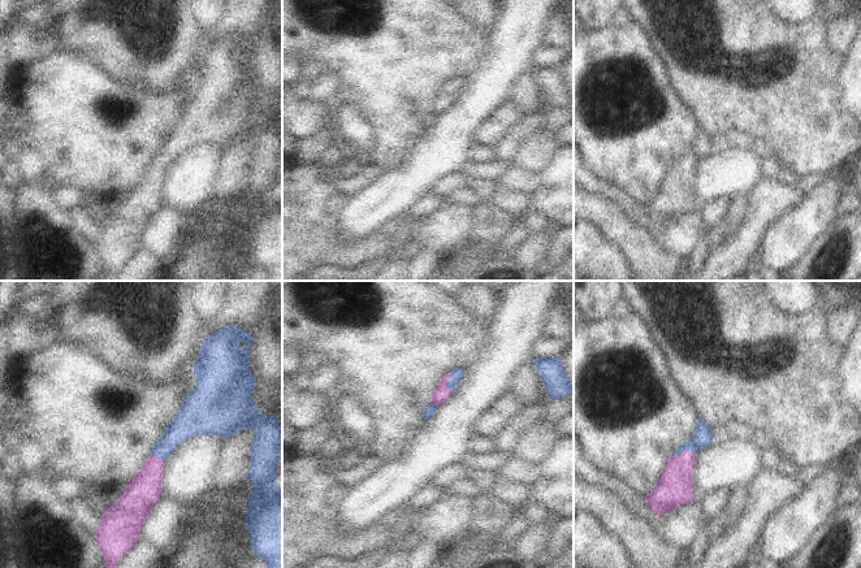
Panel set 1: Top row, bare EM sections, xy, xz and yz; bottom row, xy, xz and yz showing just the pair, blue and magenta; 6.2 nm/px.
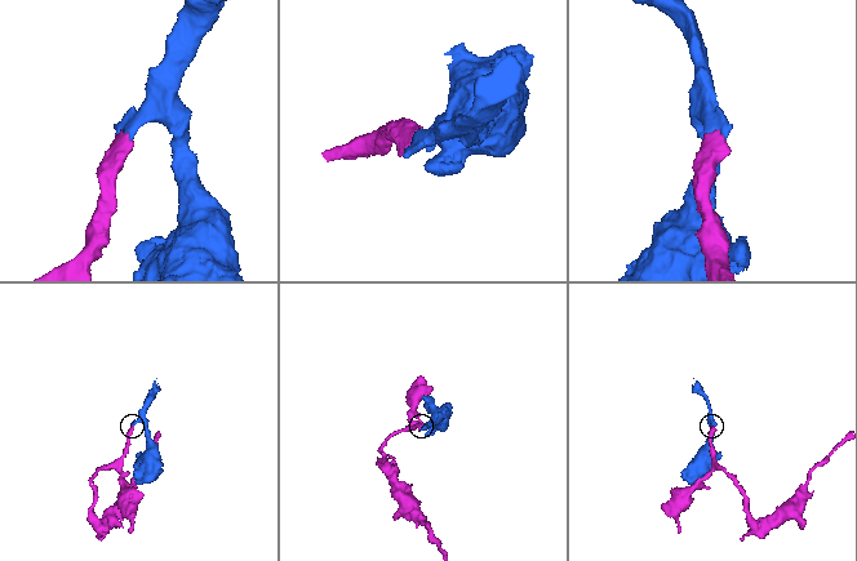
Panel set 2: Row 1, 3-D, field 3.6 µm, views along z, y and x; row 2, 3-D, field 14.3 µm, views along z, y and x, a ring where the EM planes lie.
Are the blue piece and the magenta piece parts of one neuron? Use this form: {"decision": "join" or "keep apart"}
{"decision": "join"}

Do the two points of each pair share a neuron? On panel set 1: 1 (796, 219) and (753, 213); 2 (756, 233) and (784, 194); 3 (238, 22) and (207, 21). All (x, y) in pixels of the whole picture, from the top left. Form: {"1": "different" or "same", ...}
{"1": "different", "2": "same", "3": "different"}

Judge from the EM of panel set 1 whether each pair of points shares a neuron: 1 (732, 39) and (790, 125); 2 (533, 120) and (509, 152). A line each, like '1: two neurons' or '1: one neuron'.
1: one neuron
2: one neuron

